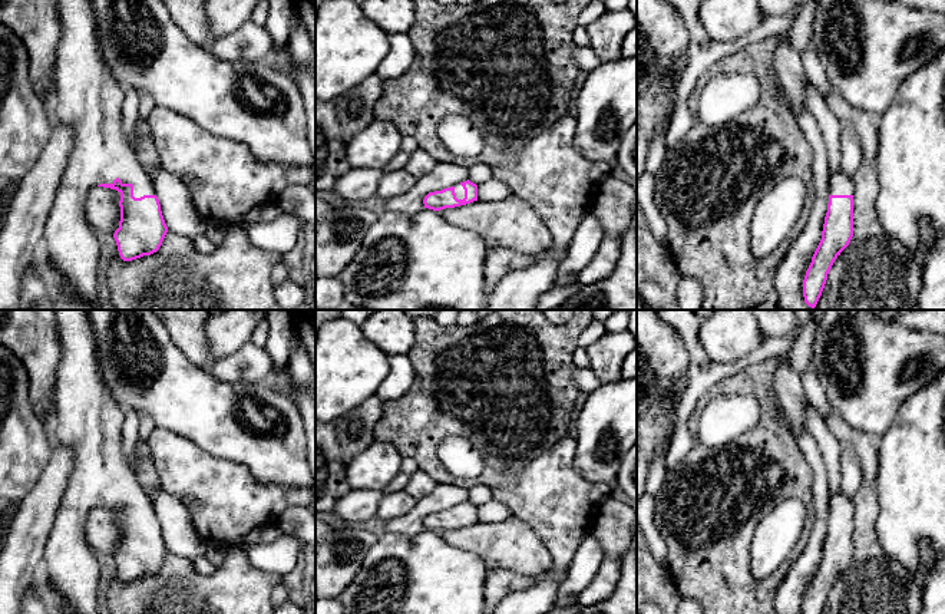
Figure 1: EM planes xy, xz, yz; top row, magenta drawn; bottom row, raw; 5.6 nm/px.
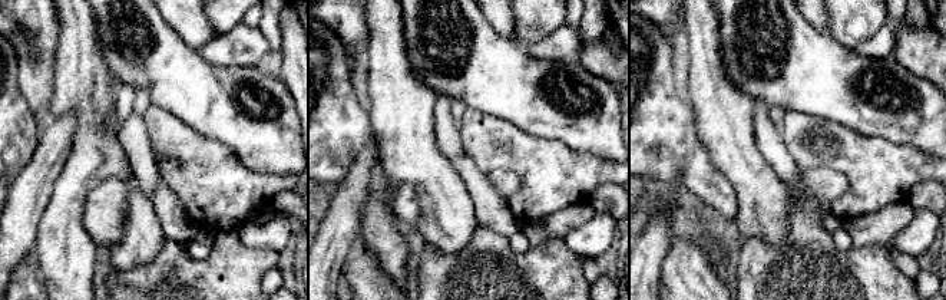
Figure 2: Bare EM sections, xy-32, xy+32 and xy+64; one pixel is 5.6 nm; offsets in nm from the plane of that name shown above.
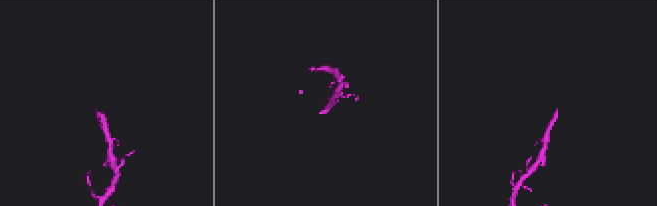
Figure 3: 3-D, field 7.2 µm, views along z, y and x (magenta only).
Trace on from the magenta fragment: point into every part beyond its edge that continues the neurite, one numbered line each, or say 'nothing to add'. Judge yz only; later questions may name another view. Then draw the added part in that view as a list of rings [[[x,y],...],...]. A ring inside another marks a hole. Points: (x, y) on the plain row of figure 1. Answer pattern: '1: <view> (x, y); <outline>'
1: yz (841, 505); [[[837,489],[829,504],[830,516],[853,516],[853,499]]]

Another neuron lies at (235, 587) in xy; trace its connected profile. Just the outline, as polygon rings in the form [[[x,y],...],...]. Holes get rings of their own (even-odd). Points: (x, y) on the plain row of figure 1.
[[[168,551],[159,571],[151,577],[143,577],[132,582],[123,582],[119,574],[112,580],[106,592],[106,603],[110,614],[275,614],[271,603],[271,592],[282,577],[254,568],[247,557],[247,551],[229,551],[217,571],[204,577],[195,570],[191,559]]]

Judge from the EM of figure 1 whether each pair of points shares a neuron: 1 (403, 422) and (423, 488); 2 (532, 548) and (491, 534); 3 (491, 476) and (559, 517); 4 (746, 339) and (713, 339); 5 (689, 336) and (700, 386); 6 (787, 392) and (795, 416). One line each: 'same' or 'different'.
1: different
2: same
3: different
4: same
5: different
6: same

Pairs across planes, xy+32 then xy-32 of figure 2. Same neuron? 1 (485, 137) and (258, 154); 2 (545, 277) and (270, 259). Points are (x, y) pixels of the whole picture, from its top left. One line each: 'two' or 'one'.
1: two
2: one

